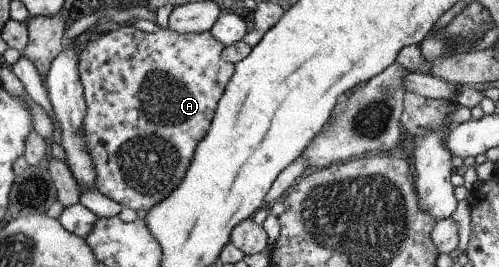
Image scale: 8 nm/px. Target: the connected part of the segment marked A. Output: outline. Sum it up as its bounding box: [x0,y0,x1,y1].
[78,26,234,211]

